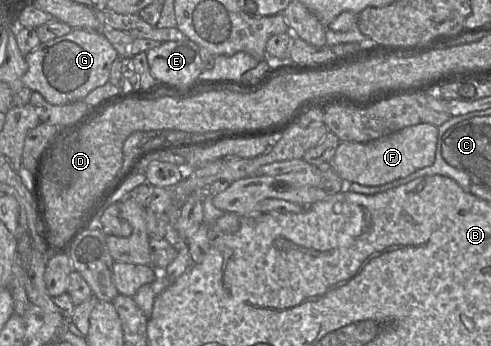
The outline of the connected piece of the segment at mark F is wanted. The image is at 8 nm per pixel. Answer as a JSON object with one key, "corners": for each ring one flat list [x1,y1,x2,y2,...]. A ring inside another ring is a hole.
{"corners":[[420,123,367,143,340,142,330,166,346,183,379,186,431,166,435,161,437,142,438,127]]}

